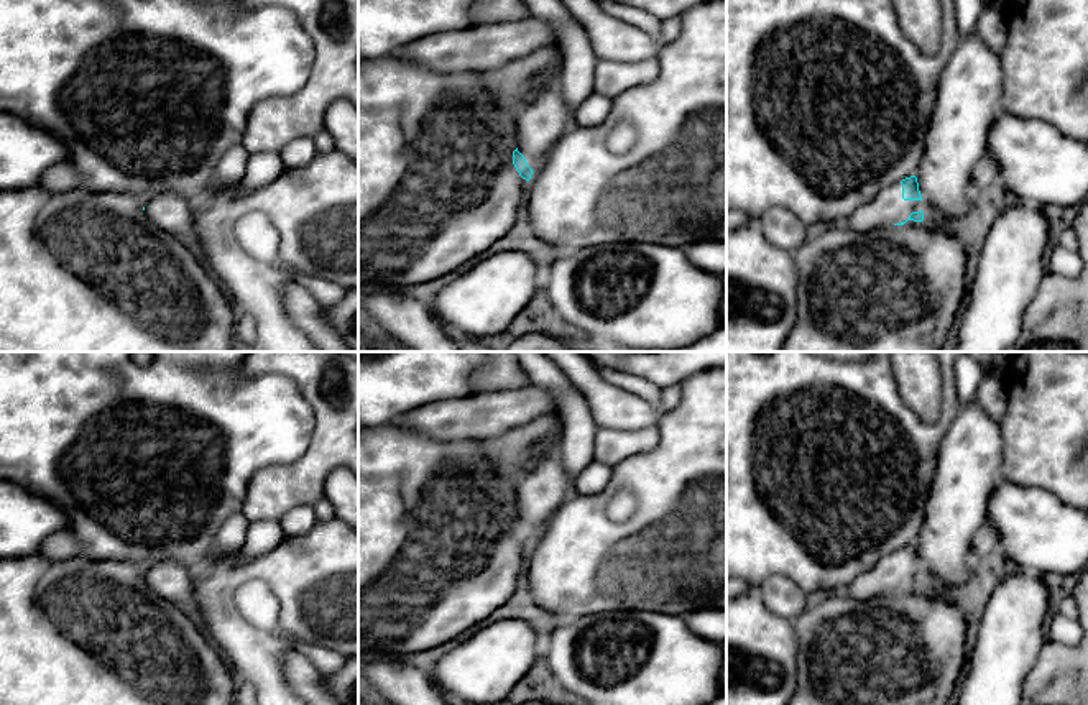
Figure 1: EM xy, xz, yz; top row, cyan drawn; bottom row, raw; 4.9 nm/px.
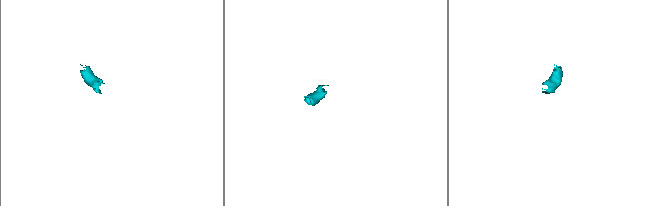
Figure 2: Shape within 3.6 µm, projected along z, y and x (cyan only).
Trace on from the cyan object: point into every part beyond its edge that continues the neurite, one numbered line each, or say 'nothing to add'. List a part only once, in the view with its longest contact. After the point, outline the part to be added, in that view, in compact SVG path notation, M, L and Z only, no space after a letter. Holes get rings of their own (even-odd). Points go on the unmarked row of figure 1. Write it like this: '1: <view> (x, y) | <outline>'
1: yz (888, 575) | M902 552L884 555L871 570L860 575L845 588L837 592L850 600L866 601L874 597L906 590L912 580L922 578L922 569L904 569Z

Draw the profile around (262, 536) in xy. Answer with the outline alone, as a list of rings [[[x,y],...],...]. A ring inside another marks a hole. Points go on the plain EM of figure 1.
[[[250,521],[240,554],[250,562],[268,554],[283,541],[283,537],[284,532],[279,521]]]

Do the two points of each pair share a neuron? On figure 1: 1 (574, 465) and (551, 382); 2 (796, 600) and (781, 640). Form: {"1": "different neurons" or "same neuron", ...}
{"1": "same neuron", "2": "different neurons"}

